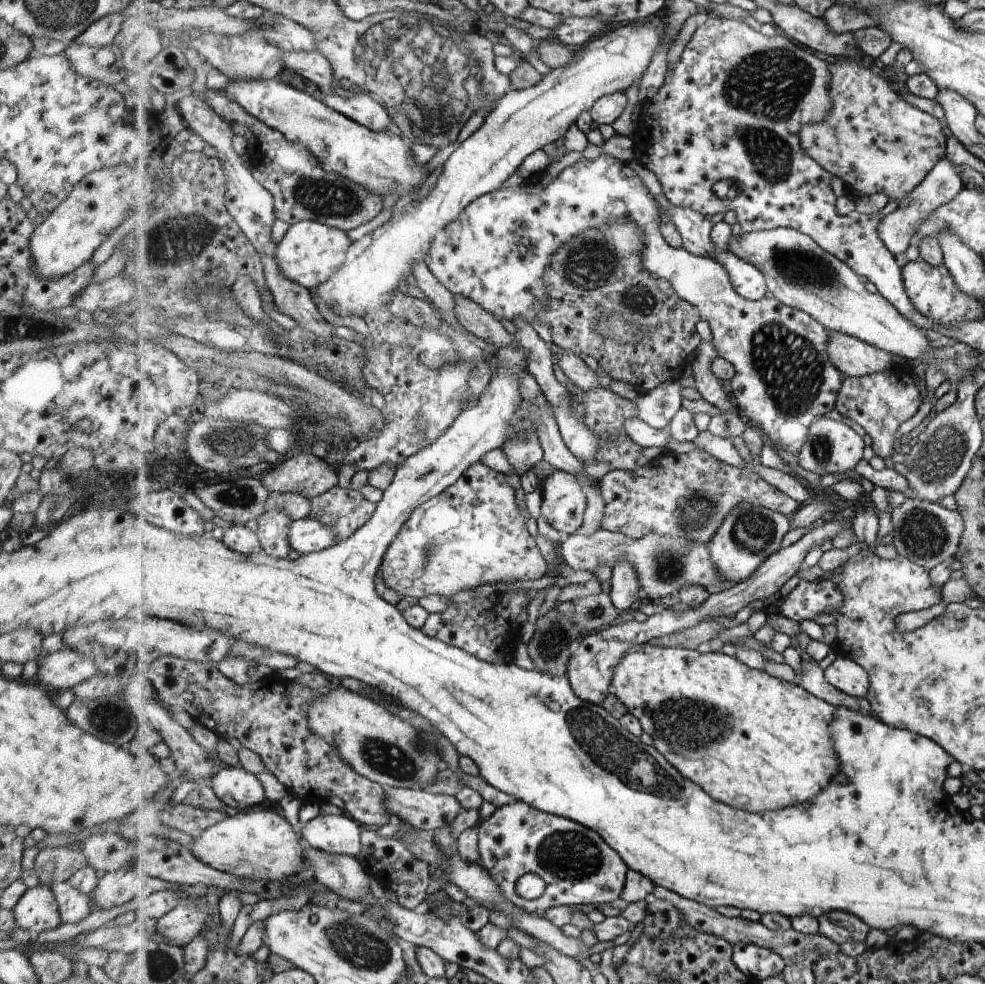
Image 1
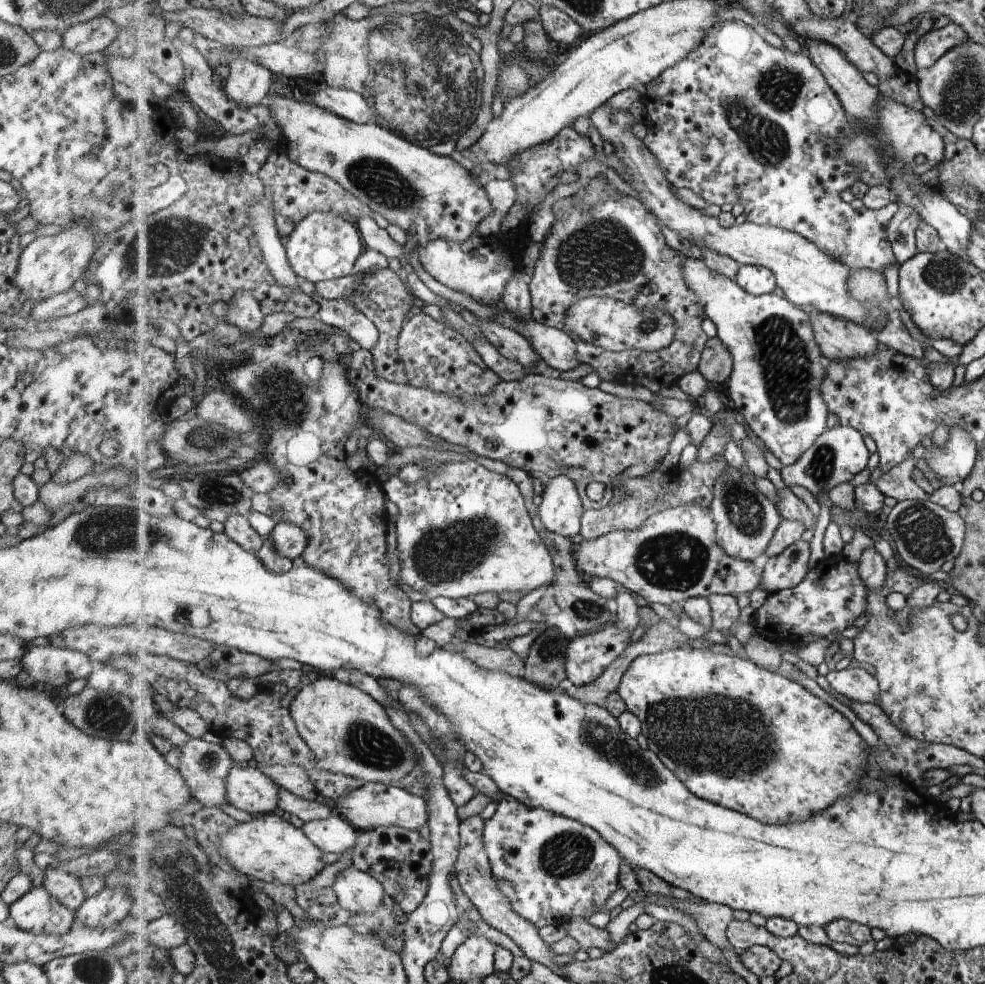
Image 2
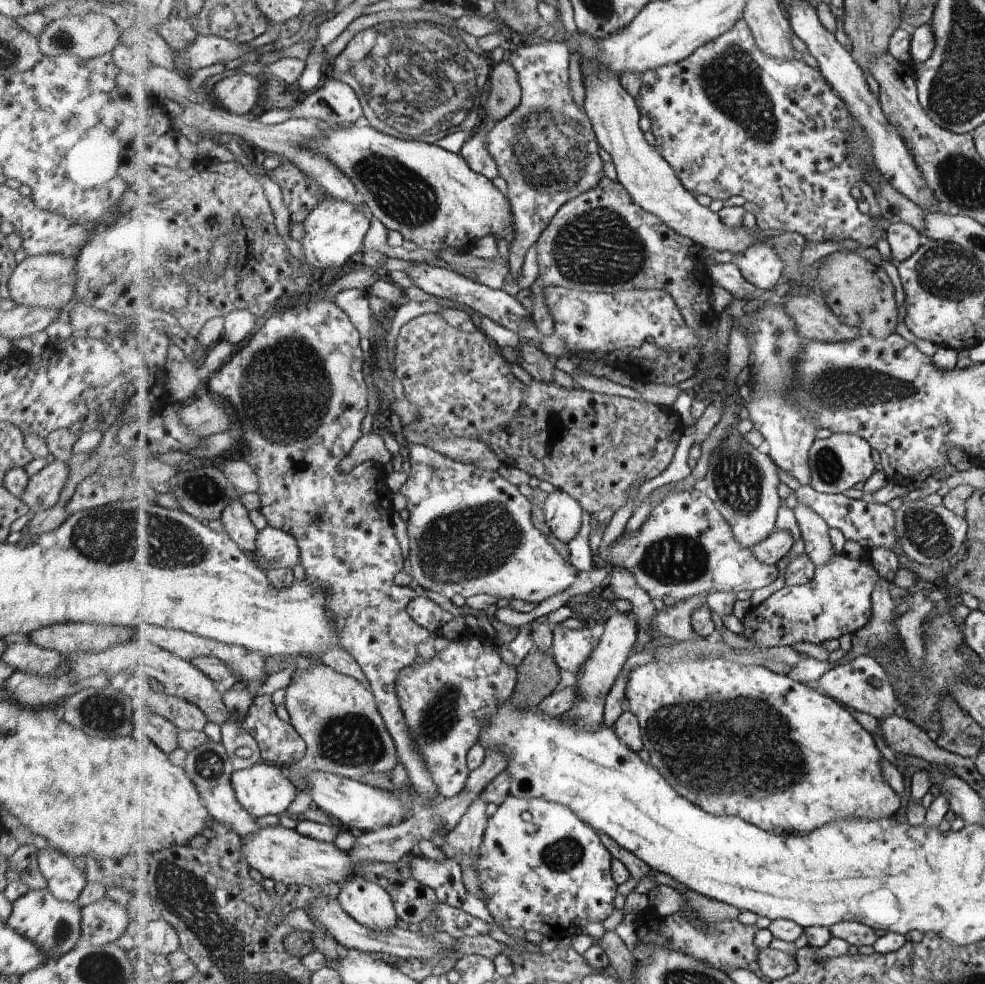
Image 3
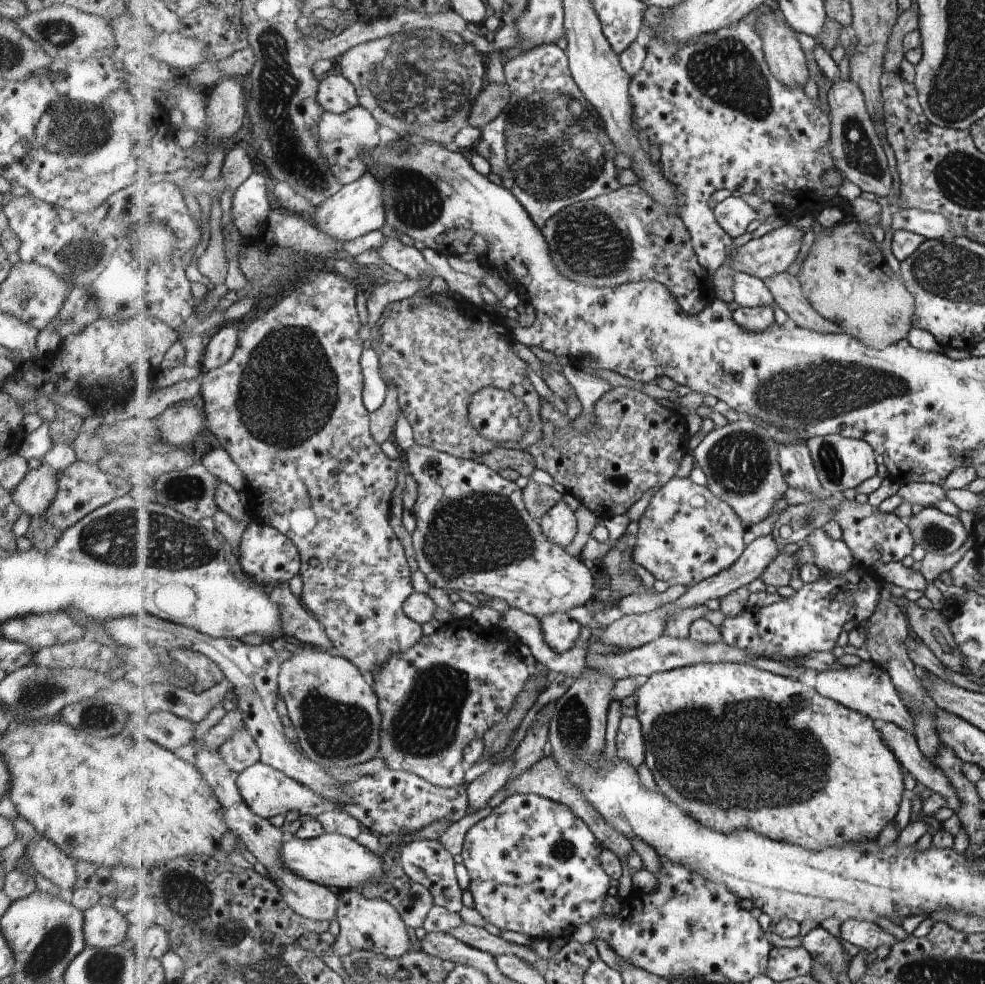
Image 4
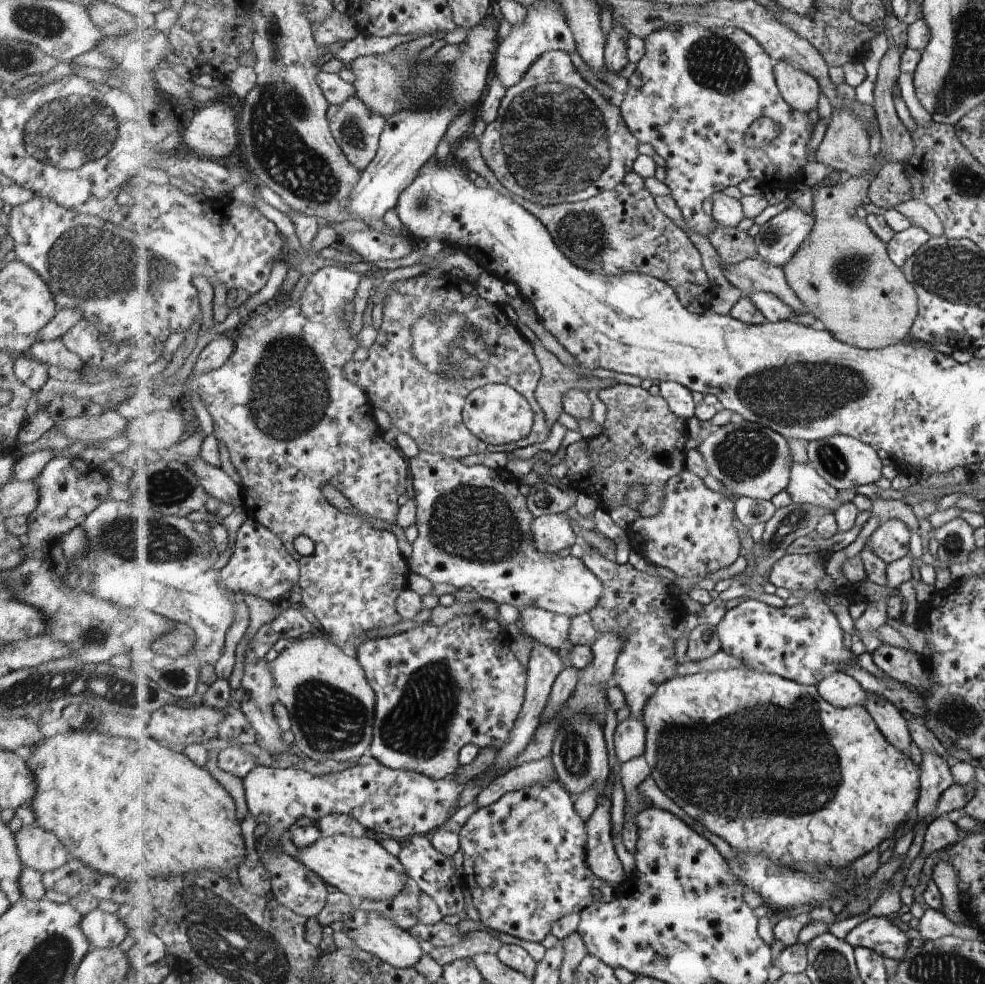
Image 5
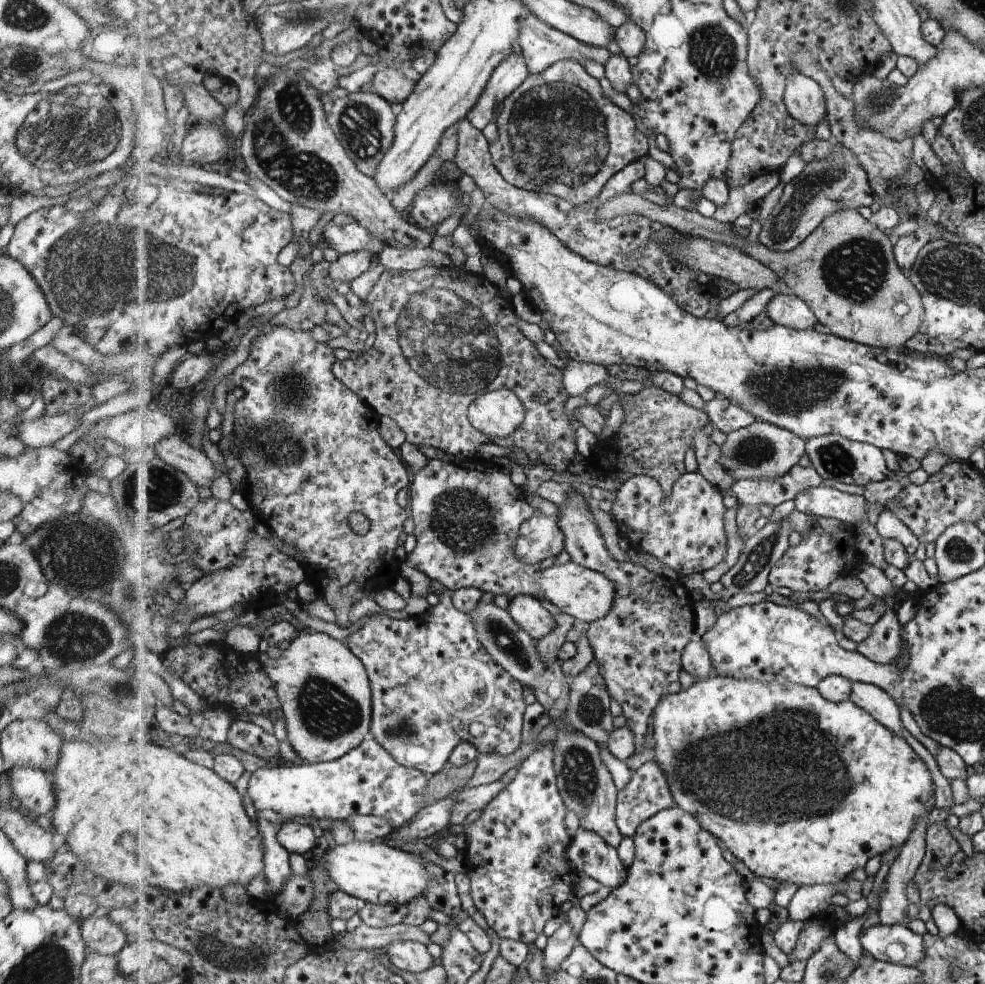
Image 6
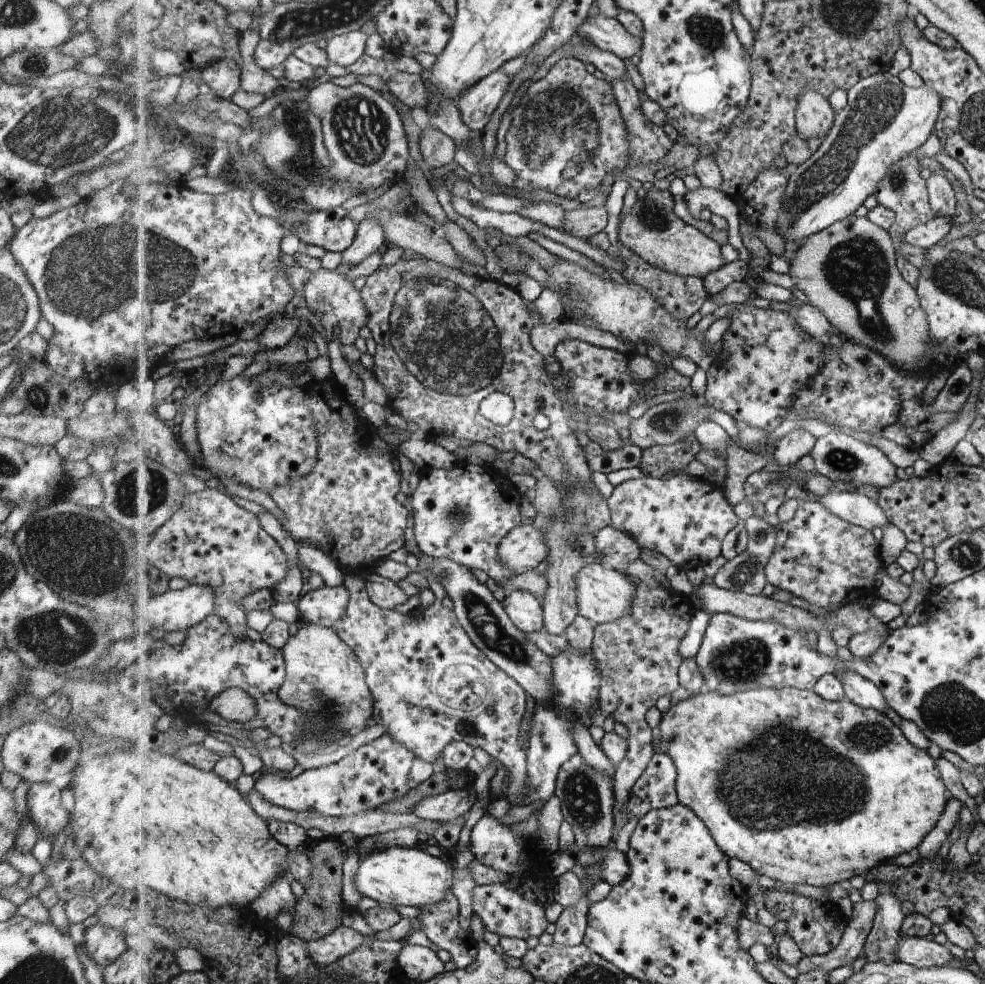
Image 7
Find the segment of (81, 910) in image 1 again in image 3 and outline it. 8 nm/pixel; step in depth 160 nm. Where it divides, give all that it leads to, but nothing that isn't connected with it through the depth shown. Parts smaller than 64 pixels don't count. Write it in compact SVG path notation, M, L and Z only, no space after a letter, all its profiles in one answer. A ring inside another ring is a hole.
M46 846L36 852L36 864L51 894L60 901L74 902L86 880L69 856Z

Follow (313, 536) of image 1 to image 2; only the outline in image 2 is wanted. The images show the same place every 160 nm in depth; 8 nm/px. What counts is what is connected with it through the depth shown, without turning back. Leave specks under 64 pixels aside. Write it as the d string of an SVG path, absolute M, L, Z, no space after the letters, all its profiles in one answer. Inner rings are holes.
M278 523L269 536L281 556L291 560L299 558L308 547L308 534L297 525Z

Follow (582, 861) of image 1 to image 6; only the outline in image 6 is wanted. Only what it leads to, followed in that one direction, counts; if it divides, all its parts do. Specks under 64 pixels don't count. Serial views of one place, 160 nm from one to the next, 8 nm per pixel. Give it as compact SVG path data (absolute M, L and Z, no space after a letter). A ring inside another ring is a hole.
M553 743L539 747L520 766L514 779L484 810L464 826L468 842L465 848L467 874L471 877L475 906L492 930L502 939L531 944L541 936L545 924L557 915L559 906L573 897L580 879L568 860L572 834L568 831L567 805L557 782L556 752Z

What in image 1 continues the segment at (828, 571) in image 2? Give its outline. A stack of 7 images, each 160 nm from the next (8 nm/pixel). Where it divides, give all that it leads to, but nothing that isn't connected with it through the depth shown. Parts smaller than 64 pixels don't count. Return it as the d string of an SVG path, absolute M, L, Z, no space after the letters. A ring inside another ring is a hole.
M821 578L815 581L803 579L791 592L786 594L786 599L778 606L778 612L769 614L766 612L766 608L763 608L762 611L768 616L768 620L773 614L781 614L781 616L799 623L805 622L805 620L815 620L821 614L833 614L844 605L844 602L845 595L839 588L837 579Z

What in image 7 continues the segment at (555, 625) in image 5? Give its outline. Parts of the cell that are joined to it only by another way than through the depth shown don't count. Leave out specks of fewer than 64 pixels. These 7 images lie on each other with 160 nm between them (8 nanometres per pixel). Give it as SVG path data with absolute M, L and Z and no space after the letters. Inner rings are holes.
M528 590L513 591L502 603L513 624L522 631L530 633L545 627L543 602Z

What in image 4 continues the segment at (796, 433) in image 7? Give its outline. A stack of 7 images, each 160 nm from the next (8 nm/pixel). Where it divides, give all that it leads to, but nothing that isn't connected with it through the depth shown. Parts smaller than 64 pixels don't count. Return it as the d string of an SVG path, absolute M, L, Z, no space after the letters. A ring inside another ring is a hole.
M753 420L735 421L727 423L724 427L715 428L696 446L694 455L696 464L707 476L709 488L737 511L746 528L771 515L777 500L784 498L790 488L780 463L779 442L773 438L772 430L758 426Z

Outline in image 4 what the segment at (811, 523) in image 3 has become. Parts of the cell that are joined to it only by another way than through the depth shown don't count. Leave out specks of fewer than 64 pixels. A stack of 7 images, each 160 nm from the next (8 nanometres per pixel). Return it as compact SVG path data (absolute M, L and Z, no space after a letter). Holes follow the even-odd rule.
M823 529L816 530L806 541L814 552L815 564L824 574L843 574L858 564L852 548L844 540L830 537Z

